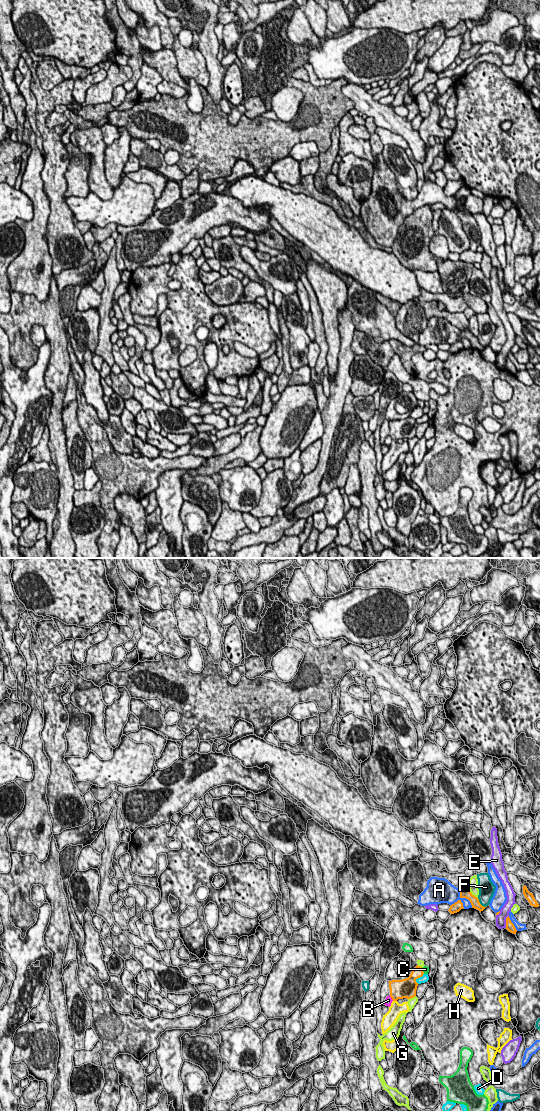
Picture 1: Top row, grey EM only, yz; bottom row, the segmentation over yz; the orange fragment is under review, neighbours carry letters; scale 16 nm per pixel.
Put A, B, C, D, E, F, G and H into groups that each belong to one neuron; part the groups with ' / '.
A / B / C / D / E / F / G / H

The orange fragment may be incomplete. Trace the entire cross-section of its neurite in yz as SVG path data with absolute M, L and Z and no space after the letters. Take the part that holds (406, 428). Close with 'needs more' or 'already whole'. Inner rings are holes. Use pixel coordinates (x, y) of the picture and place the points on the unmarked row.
M417 405L408 418L389 421L390 437L393 441L389 451L383 455L381 462L382 474L386 473L396 463L401 453L409 451L408 442L399 444L397 440L415 437L418 426L416 420L422 417L423 414L423 408Z | needs more

